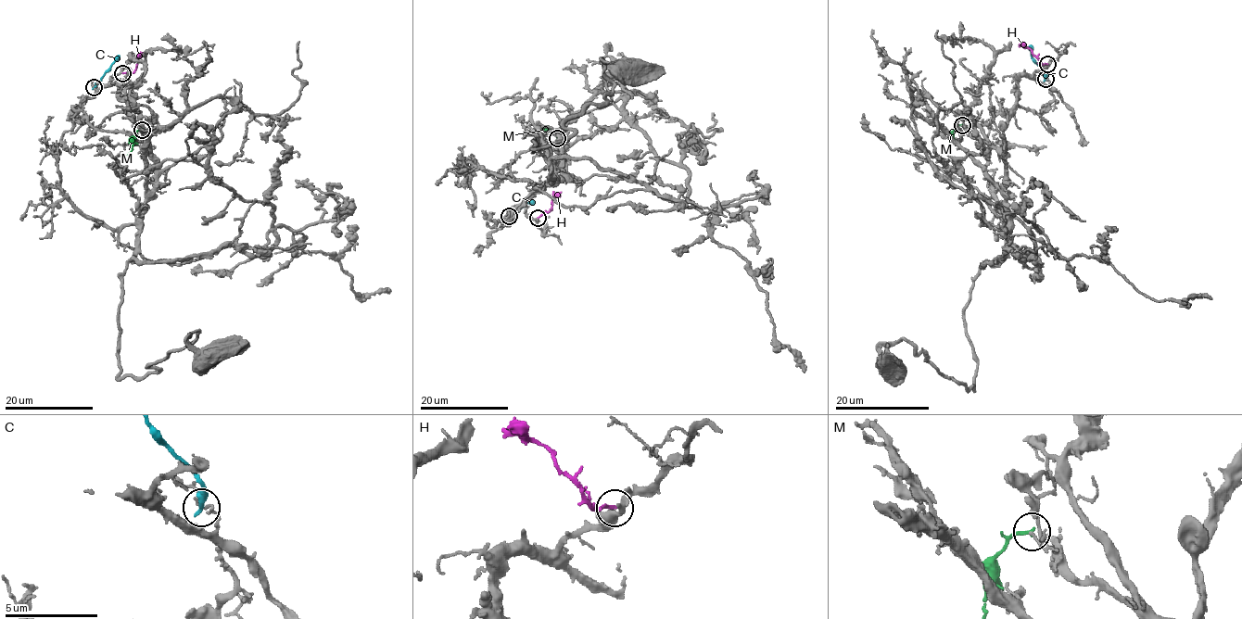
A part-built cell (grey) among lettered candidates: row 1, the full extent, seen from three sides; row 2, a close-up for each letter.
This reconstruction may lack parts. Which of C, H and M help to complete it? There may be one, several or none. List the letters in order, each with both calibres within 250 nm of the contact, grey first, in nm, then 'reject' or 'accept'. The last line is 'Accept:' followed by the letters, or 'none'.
C: calibres 150 and 400 nm; reject
H: calibres 190 and 170 nm; accept
M: calibres 90 and 180 nm; reject
Accept: H

